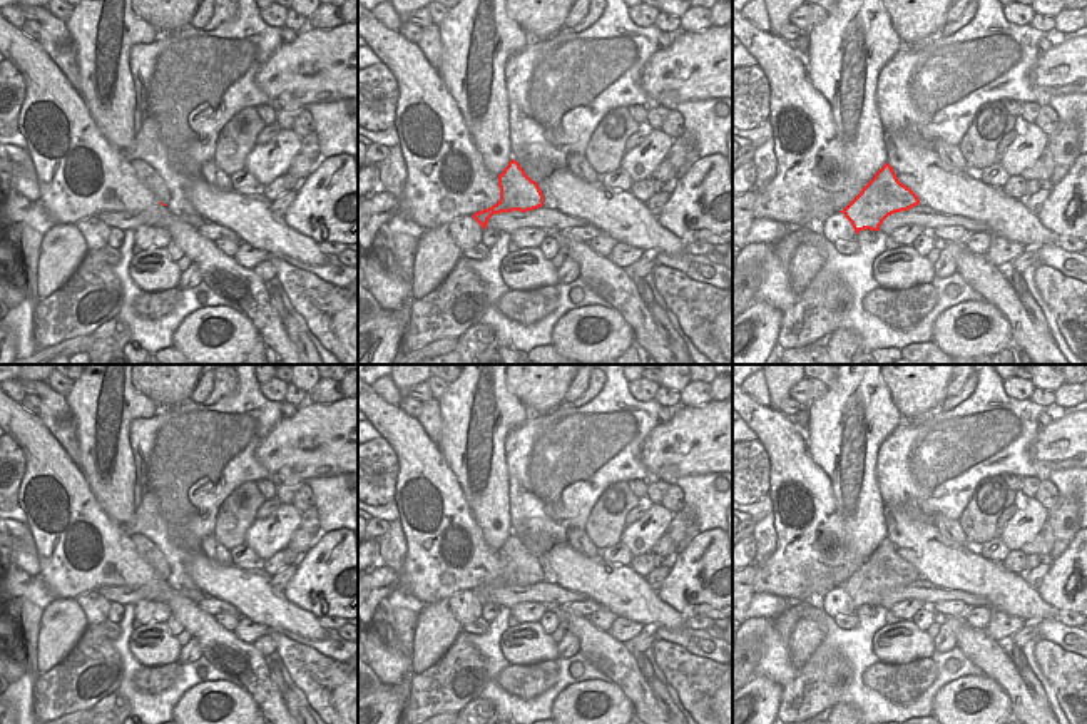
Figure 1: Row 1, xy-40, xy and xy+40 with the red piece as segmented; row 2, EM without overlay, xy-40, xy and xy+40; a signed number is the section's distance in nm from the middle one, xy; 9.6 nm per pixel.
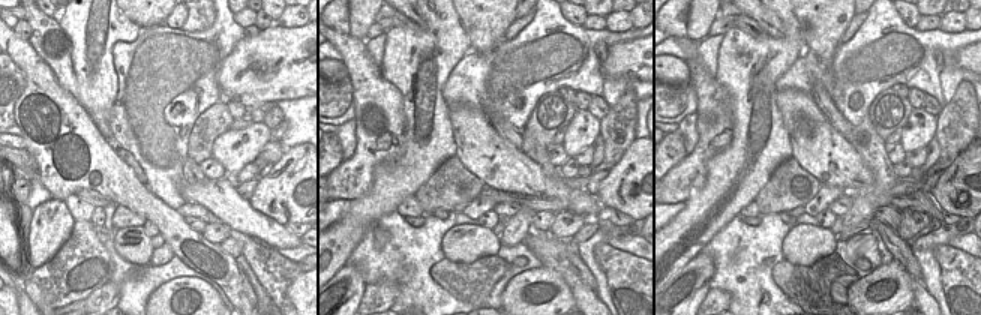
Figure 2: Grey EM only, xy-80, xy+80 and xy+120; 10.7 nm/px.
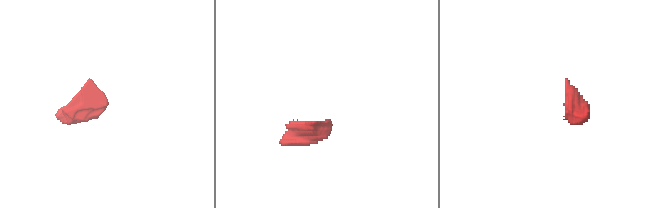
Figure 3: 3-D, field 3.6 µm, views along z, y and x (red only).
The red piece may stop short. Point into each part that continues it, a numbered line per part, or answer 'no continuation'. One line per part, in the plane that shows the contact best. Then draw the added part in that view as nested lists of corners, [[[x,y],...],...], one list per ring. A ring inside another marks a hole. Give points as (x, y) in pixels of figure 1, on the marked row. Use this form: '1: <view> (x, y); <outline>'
1: xy-40 (146, 173); [[[130,159],[130,166],[135,169],[137,176],[147,184],[147,187],[154,192],[156,199],[162,204],[169,204],[169,189],[166,187],[161,176],[157,176],[156,171],[140,159]]]

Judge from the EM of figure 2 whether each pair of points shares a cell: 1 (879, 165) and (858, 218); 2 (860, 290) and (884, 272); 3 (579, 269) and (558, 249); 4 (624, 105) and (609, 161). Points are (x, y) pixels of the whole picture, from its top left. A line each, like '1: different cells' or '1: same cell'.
1: same cell
2: same cell
3: same cell
4: same cell

